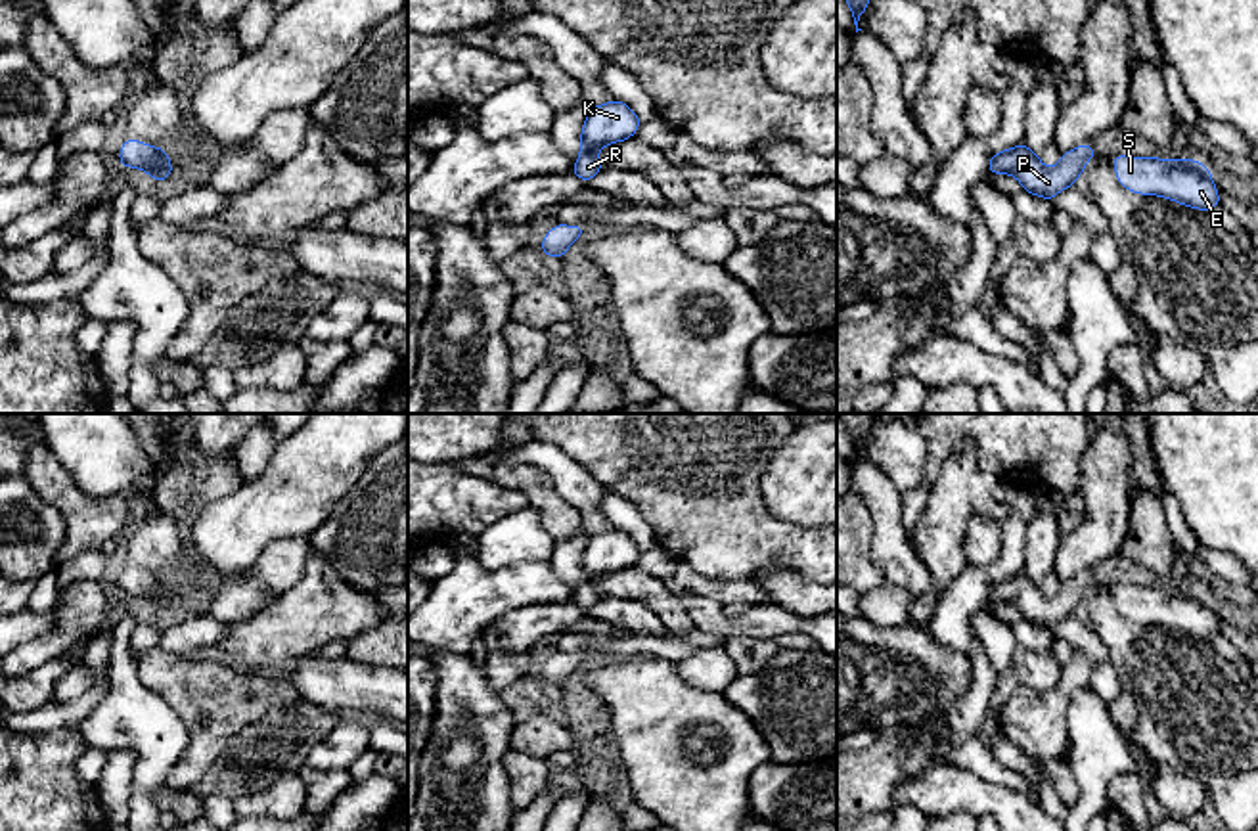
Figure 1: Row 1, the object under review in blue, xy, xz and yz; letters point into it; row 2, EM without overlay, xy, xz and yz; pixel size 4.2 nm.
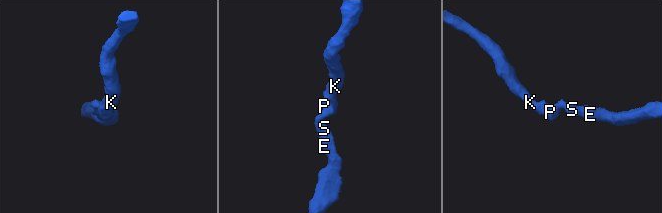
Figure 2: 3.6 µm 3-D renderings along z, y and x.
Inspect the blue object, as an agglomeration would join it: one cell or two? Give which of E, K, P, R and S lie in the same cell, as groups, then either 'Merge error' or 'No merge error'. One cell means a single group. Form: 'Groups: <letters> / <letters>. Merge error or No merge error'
Groups: E K P R S. No merge error

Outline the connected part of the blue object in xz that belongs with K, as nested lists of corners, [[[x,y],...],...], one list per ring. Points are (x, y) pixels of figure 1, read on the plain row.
[[[611,528],[590,536],[580,559],[580,582],[571,601],[590,613],[605,595],[597,580],[609,573],[626,571],[640,559],[641,548],[620,528]]]

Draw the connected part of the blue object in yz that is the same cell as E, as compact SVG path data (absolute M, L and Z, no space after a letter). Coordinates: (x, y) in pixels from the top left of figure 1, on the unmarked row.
M1111 584L1120 615L1137 624L1158 624L1195 640L1214 640L1222 628L1210 597L1197 588Z

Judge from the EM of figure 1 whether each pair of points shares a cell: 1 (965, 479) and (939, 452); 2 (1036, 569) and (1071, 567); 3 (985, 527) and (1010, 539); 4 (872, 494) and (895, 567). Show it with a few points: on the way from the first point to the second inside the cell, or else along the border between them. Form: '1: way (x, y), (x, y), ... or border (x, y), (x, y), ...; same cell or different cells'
1: border (969, 439), (946, 458), (927, 500); different cells
2: border (1063, 537), (1054, 569); different cells
3: border (1002, 525), (1000, 556), (985, 565), (967, 565); different cells
4: way (883, 512), (891, 550); same cell

